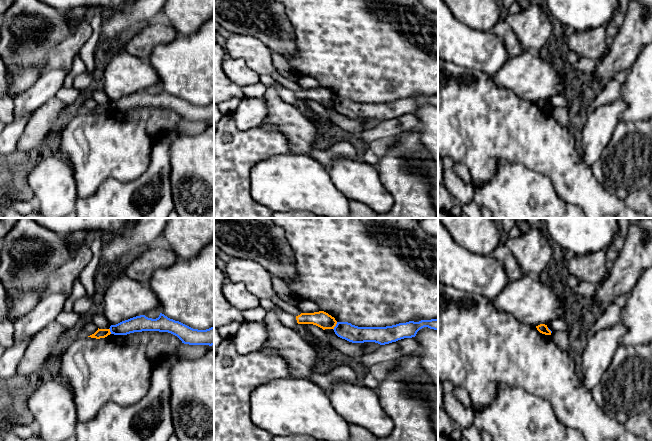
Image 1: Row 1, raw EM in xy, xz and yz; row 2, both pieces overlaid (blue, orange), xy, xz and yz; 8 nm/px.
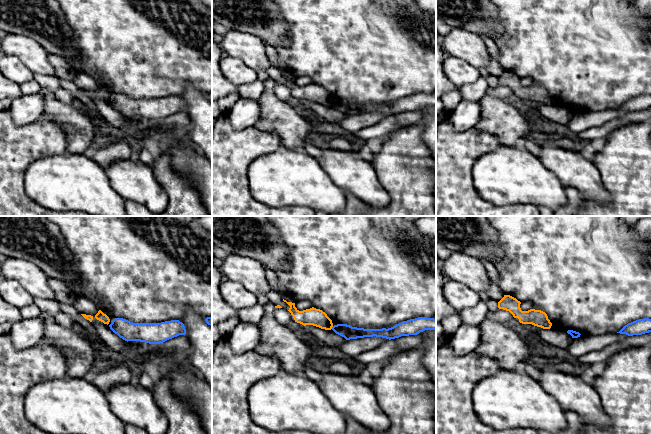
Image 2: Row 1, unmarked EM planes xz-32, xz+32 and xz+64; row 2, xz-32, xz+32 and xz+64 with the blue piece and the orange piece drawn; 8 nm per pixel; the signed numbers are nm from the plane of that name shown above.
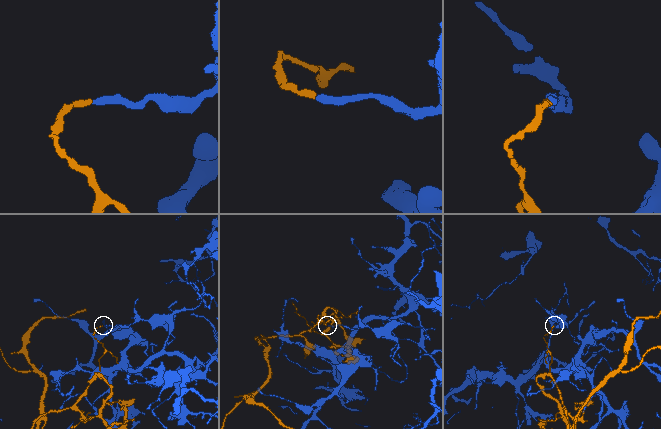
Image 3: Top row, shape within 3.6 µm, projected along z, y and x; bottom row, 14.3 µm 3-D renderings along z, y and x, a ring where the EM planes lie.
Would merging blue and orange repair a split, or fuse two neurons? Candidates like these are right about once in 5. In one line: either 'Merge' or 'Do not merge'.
Do not merge

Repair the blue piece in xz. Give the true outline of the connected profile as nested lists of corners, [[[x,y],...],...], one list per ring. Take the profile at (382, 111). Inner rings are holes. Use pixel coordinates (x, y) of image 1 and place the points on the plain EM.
[[[438,95],[409,97],[386,103],[358,103],[348,98],[337,98],[333,106],[338,113],[352,119],[375,118],[385,121],[415,113],[424,103],[438,106]]]

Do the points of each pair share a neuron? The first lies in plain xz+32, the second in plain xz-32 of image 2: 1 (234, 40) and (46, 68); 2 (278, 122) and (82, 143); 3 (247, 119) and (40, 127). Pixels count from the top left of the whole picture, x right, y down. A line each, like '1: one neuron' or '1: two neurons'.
1: one neuron
2: one neuron
3: two neurons

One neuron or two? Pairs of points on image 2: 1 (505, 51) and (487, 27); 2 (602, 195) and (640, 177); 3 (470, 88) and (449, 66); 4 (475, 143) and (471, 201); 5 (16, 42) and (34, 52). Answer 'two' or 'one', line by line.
1: two
2: two
3: two
4: one
5: one

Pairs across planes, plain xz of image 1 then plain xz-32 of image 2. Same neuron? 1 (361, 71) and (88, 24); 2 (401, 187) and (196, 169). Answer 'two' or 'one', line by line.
1: one
2: two

